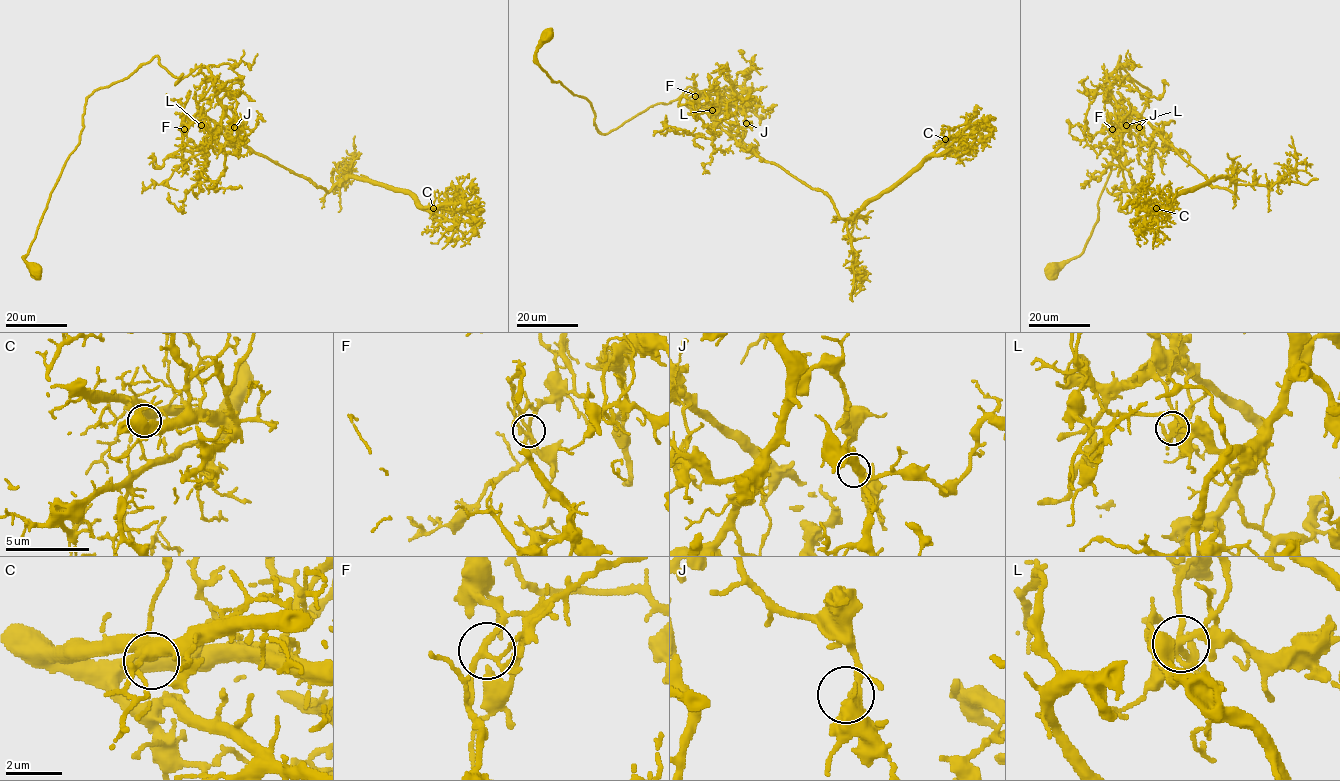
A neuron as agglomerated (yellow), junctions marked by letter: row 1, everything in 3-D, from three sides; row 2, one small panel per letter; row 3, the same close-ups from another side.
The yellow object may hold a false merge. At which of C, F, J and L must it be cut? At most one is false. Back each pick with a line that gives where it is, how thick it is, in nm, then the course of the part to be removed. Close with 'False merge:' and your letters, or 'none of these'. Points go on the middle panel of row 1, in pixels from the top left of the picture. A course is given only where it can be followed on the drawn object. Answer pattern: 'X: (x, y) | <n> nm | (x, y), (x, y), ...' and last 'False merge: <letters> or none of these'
L: (712, 110) | 240 nm | (712, 110), (747, 150), (822, 190), (841, 218), (985, 124), (972, 123)
False merge: L

